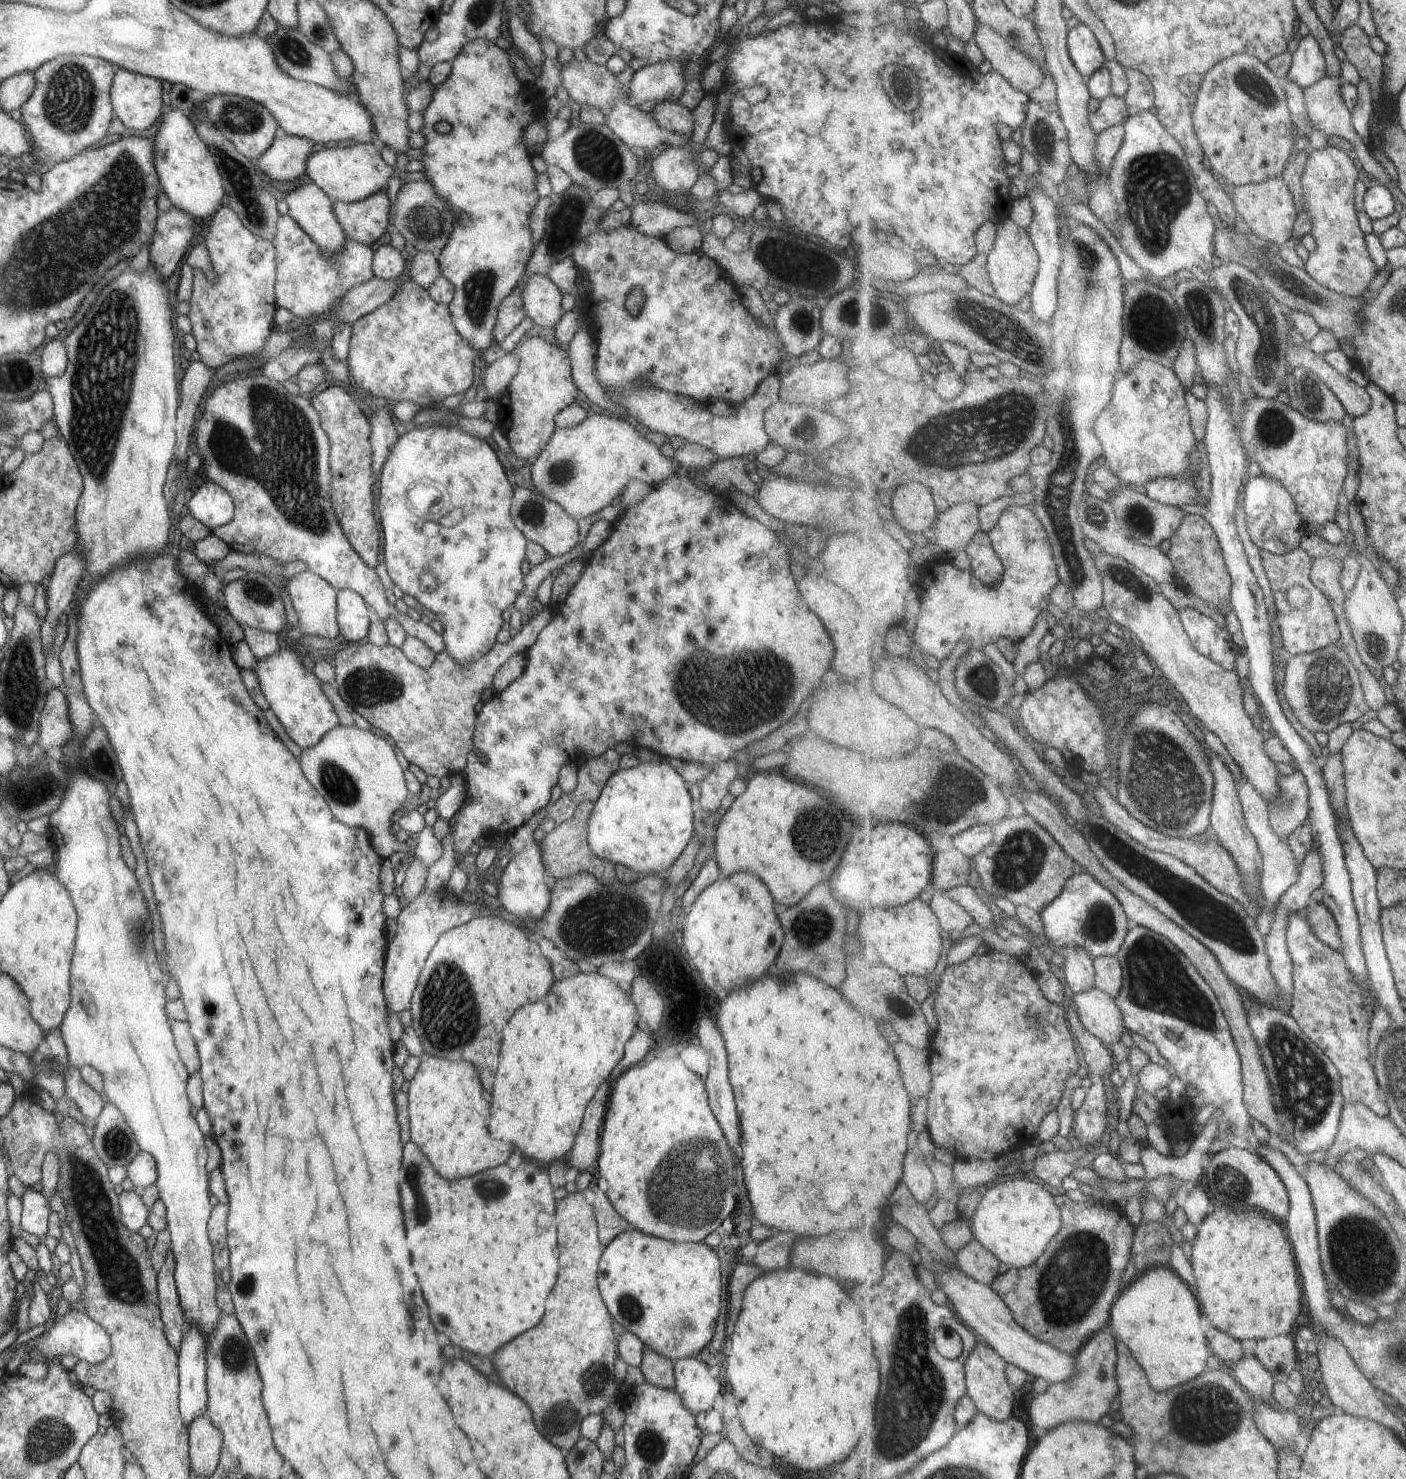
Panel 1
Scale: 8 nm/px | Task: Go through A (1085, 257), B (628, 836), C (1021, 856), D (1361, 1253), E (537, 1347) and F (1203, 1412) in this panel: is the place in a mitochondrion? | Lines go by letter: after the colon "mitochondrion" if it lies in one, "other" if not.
A: mitochondrion
B: other
C: mitochondrion
D: mitochondrion
E: other
F: mitochondrion

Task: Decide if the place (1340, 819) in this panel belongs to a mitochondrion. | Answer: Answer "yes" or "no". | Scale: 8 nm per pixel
no

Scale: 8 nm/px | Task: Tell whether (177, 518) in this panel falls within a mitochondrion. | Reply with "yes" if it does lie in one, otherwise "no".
no

